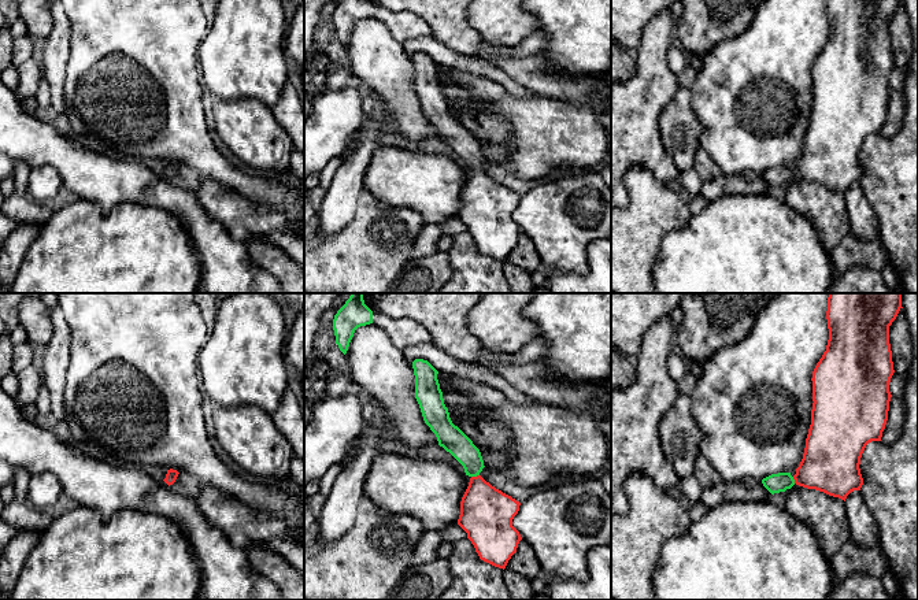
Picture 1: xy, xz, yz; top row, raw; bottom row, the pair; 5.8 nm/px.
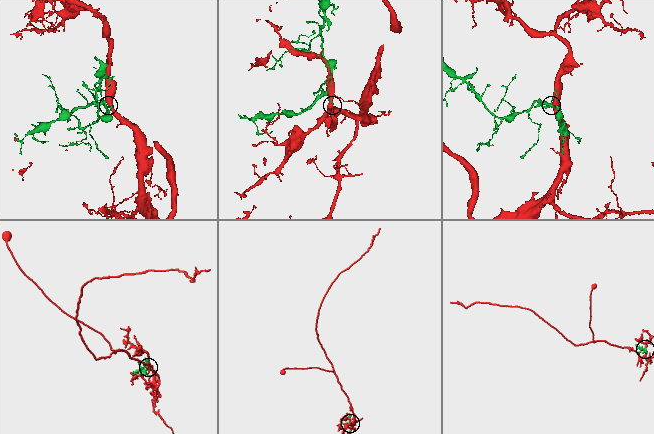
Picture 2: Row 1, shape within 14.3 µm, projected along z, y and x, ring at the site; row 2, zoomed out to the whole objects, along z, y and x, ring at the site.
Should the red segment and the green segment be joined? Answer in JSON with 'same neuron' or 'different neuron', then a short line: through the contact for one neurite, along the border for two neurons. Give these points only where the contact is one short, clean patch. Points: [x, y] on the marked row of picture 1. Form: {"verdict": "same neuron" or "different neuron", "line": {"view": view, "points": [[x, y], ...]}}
{"verdict": "same neuron", "line": {"view": "xz", "points": [[487, 514], [482, 508], [474, 477], [469, 455], [454, 440]]}}

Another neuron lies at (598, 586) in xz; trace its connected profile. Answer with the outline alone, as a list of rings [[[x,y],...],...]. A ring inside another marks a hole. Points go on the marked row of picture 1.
[[[611,545],[591,549],[586,555],[588,579],[552,578],[547,584],[551,600],[611,600]]]

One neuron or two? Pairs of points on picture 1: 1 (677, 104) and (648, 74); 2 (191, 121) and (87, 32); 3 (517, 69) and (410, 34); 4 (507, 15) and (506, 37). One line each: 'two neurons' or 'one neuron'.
1: two neurons
2: one neuron
3: one neuron
4: one neuron

